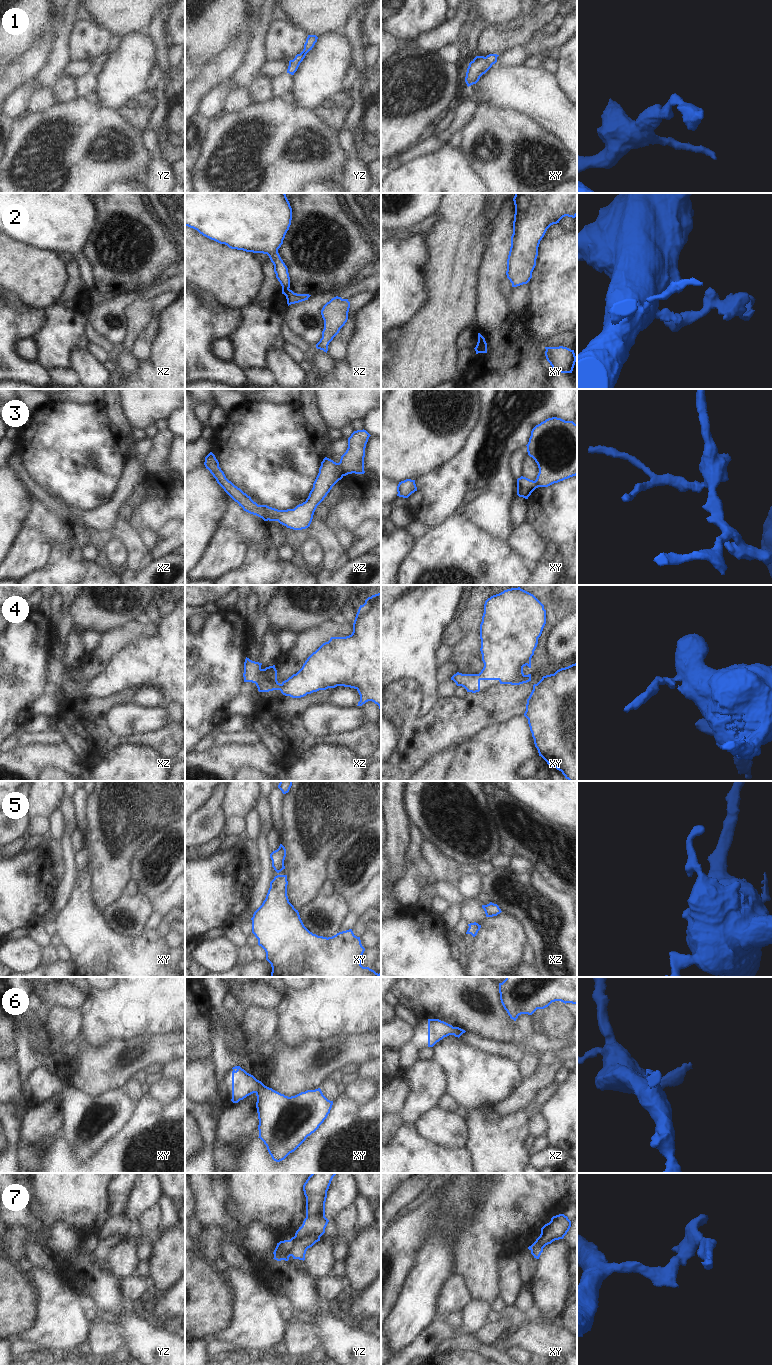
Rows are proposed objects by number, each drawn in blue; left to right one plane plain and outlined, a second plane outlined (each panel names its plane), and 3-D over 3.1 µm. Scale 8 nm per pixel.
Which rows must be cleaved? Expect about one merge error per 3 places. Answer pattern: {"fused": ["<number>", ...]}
{"fused": ["2", "3", "7"]}

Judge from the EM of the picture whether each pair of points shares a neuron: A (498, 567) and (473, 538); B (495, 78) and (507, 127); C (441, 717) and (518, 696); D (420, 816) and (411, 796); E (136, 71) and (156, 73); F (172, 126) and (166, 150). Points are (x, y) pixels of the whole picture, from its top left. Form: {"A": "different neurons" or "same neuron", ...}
{"A": "same neuron", "B": "different neurons", "C": "same neuron", "D": "same neuron", "E": "different neurons", "F": "same neuron"}

